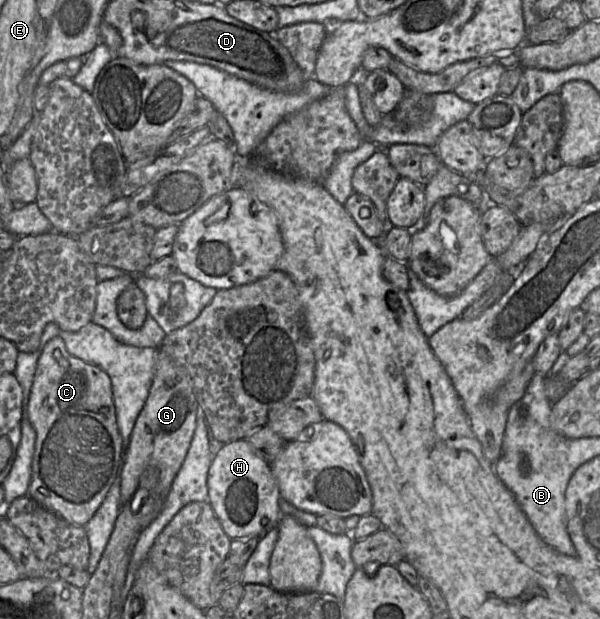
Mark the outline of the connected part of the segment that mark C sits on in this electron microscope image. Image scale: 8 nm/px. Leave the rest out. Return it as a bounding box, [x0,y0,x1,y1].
[27,336,122,526]

